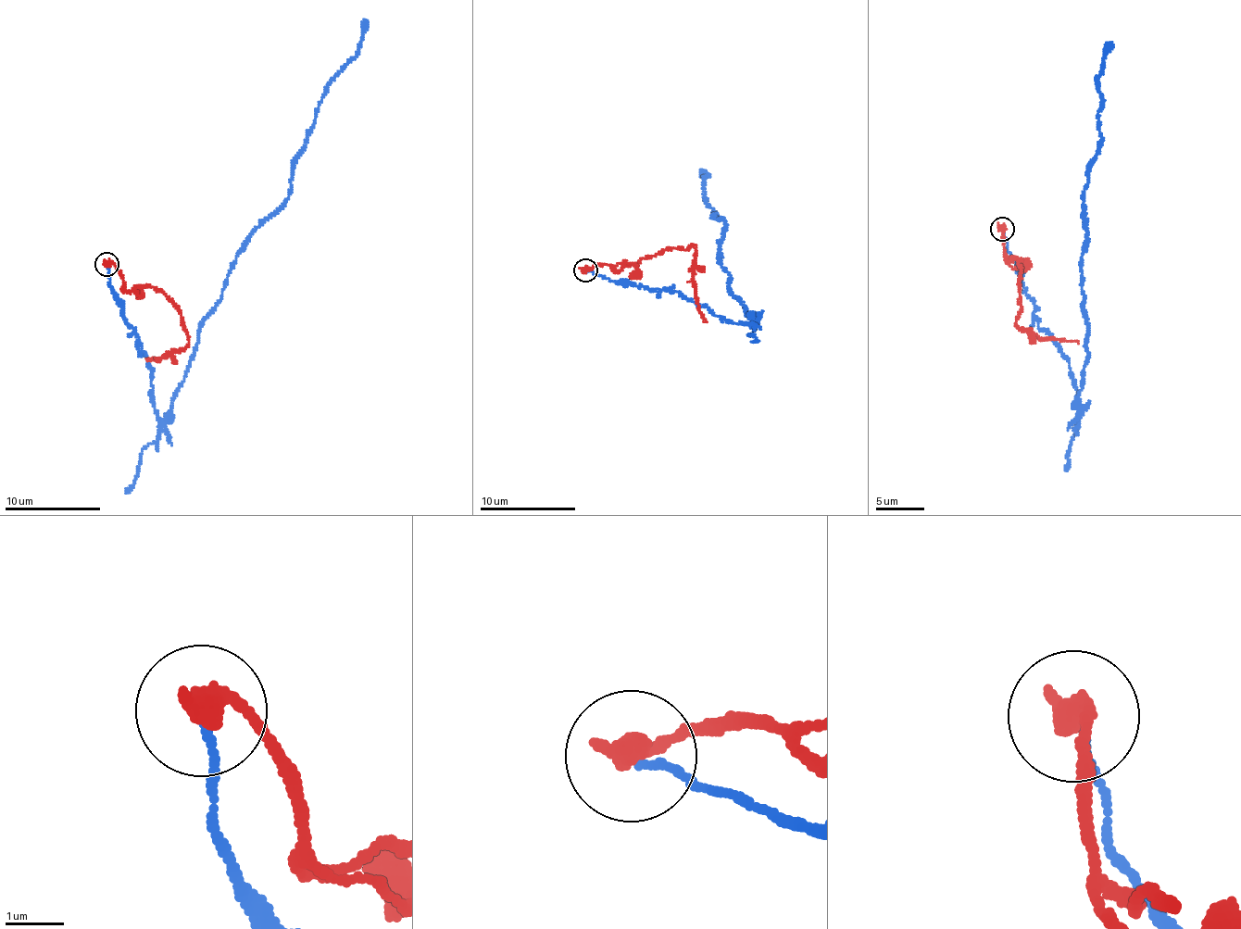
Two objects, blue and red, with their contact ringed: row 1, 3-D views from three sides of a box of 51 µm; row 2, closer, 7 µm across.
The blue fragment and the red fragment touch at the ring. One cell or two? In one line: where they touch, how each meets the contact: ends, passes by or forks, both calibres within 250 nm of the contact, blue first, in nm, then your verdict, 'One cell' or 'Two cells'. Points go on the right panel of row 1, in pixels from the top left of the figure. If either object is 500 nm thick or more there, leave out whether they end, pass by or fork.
Place: (1002, 229). At the ring blue ends. At the ring red ends. Thickness 110 nm (blue) against 440 nm. Two cells

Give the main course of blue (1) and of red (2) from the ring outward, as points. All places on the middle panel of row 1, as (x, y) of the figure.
1: (586, 270), (668, 288), (715, 315), (750, 321), (717, 262), (724, 220), (709, 218), (708, 174), (700, 176)
2: (586, 270), (596, 266), (637, 263), (671, 248), (685, 250), (695, 244), (698, 310), (707, 321)

